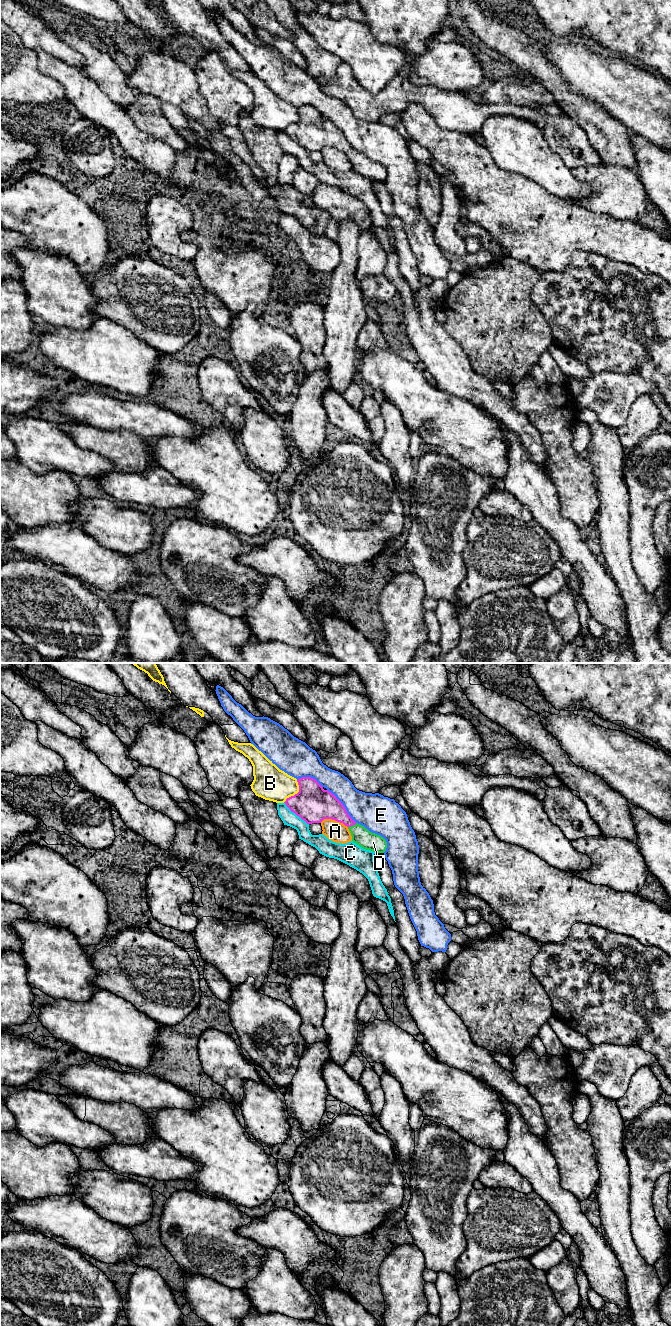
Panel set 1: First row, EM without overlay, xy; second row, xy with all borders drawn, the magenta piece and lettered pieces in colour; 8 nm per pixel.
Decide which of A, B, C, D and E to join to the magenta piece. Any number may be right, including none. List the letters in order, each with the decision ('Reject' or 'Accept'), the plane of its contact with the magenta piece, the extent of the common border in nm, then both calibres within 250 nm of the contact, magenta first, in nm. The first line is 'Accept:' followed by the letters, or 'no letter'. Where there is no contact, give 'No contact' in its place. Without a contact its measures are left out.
Accept: D
A: Reject. Touches magenta in xy. Shared border 220 nm. Thickness 300 nm (magenta) against 160 nm
B: Reject. Touches magenta in xy. Shared border 220 nm. Thickness 300 nm (magenta) against 280 nm
C: Reject. Touches magenta in xy. Shared border 260 nm. Thickness 300 nm (magenta) against 120 nm
D: Accept. Touches magenta in xy. Shared border 80 nm. Thickness 190 nm (magenta) against 150 nm
E: Reject. Touches magenta in xy. Shared border 360 nm. Thickness 300 nm (magenta) against 280 nm

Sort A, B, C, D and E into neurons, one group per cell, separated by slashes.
A / B / C / D / E

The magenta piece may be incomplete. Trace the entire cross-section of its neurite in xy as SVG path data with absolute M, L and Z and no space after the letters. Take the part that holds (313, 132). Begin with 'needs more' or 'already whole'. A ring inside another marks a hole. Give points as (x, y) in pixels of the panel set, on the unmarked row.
needs more; M302 105L297 108L299 113L299 120L294 124L286 127L284 130L286 134L295 141L307 152L321 151L324 147L332 147L337 150L343 151L348 155L352 169L362 175L363 177L373 180L384 181L387 176L386 168L375 161L370 160L364 154L356 151L347 141L343 132L328 118L323 115L311 105Z

